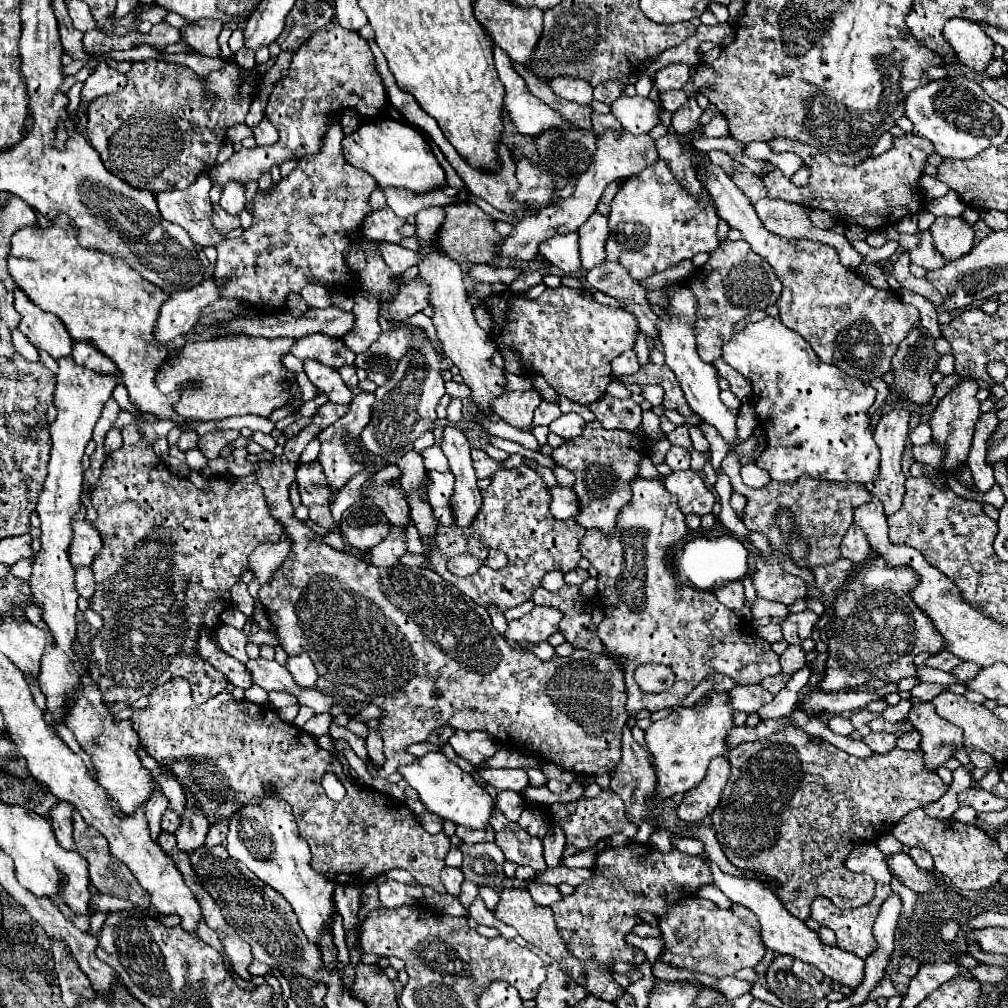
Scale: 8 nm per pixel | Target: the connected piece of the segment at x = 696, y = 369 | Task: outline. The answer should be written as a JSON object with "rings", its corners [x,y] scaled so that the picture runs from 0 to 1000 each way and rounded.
{"rings":[[[659,284],[657,286],[663,296],[665,296],[665,304],[659,306],[663,312],[663,317],[655,315],[653,317],[653,327],[655,327],[655,339],[659,343],[659,351],[661,351],[661,363],[667,365],[667,369],[671,371],[675,385],[679,387],[679,393],[685,401],[685,405],[702,421],[706,421],[712,431],[724,440],[728,442],[732,438],[732,429],[730,429],[730,409],[722,407],[712,391],[712,379],[710,379],[710,365],[706,361],[700,361],[694,357],[692,349],[690,349],[690,339],[688,339],[688,310],[690,310],[690,296],[687,294],[687,290],[683,286],[675,286],[675,284]]]}

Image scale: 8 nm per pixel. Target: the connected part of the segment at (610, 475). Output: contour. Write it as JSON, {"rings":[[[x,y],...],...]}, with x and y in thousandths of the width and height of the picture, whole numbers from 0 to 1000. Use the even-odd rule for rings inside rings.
{"rings":[[[591,417],[581,421],[581,429],[575,437],[562,437],[558,442],[550,444],[550,458],[571,472],[569,488],[577,500],[577,508],[571,512],[573,520],[579,524],[593,524],[599,530],[609,528],[611,514],[625,496],[625,476],[633,472],[633,462],[641,450],[643,440],[637,433],[629,433],[629,429],[621,427],[601,427]]]}

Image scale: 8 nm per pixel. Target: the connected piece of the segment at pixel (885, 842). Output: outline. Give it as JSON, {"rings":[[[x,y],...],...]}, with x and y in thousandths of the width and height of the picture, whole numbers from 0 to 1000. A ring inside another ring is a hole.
{"rings":[[[885,827],[873,829],[869,839],[871,839],[871,843],[873,843],[877,849],[883,849],[883,847],[887,847],[887,845],[893,845],[893,843],[895,843],[895,837],[891,837],[891,833],[889,833]]]}

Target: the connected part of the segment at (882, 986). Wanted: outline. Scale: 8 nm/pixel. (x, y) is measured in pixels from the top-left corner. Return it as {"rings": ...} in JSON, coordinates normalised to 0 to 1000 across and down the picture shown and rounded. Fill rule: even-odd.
{"rings":[[[877,967],[877,970],[875,970],[873,976],[871,976],[871,978],[869,978],[869,980],[867,980],[867,982],[863,985],[862,991],[869,992],[874,988],[882,990],[890,986],[893,986],[893,984],[891,984],[887,979],[881,978],[881,970]]]}

